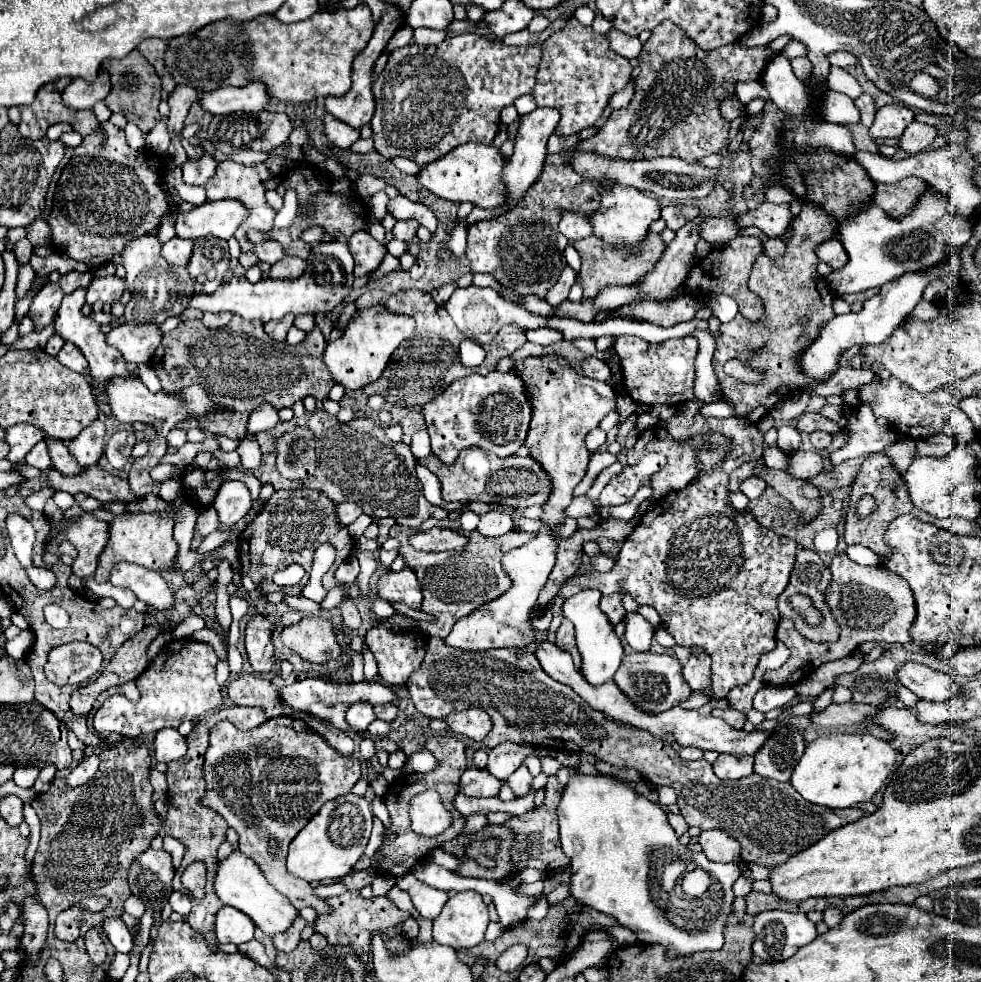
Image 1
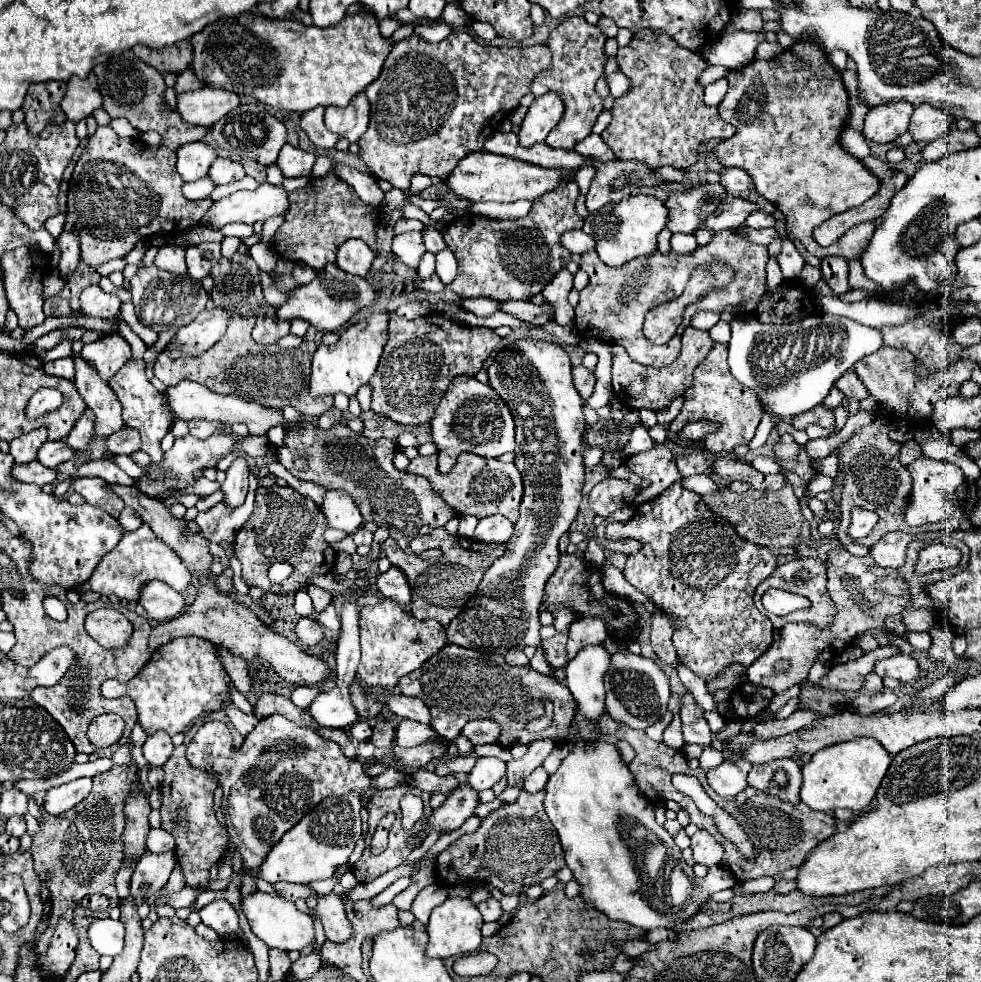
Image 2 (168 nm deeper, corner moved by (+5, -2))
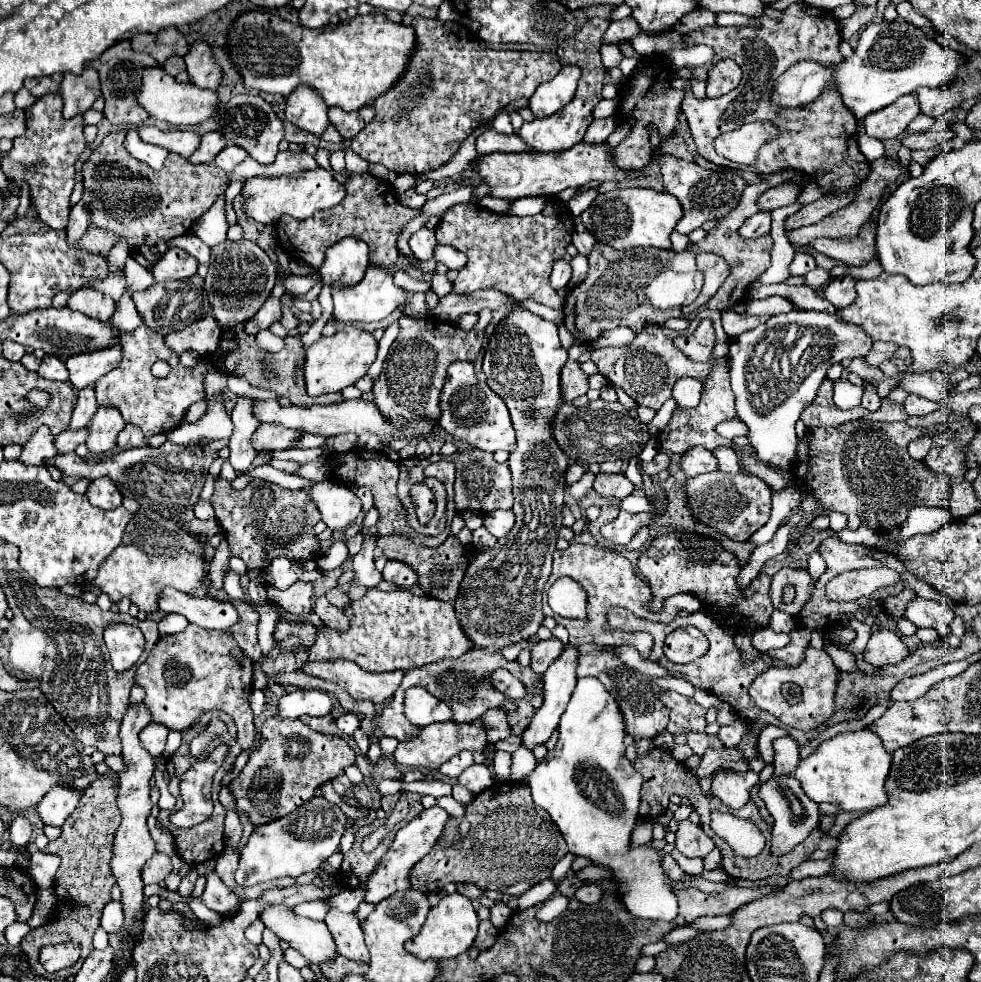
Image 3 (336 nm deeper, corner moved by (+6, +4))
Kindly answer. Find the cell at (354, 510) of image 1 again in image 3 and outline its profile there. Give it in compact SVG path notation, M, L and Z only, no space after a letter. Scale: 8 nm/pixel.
M322 480L318 484L302 488L308 492L310 500L318 506L322 514L322 522L330 530L344 530L362 510L360 498L344 484L336 484L332 480Z

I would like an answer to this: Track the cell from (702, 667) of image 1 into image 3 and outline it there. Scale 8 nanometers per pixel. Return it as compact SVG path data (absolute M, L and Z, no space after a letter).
M686 732L684 736L688 740L688 746L698 756L702 756L706 748L722 748L722 742L718 740L718 736L712 736L712 734L706 734L706 732Z

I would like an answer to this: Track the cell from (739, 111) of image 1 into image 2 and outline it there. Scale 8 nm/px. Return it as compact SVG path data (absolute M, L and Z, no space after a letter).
M799 40L771 60L753 58L747 66L729 70L725 78L729 82L729 90L721 100L721 118L733 124L737 132L729 140L721 140L719 146L713 148L715 160L725 168L741 168L749 174L757 186L757 192L775 202L777 208L785 214L785 232L789 240L799 240L809 254L821 260L827 256L859 260L861 252L875 232L875 222L863 222L849 228L835 244L827 248L817 246L817 242L813 242L811 238L815 226L839 212L861 206L879 190L879 178L871 170L867 170L861 160L845 152L839 144L839 134L847 126L849 96L843 86L841 74L831 66L825 50L813 40Z

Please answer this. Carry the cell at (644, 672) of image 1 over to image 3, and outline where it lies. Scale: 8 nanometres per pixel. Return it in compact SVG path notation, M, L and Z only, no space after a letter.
M612 650L580 654L576 672L578 672L578 678L580 676L596 676L608 688L608 692L616 700L618 708L624 712L626 732L632 738L652 738L658 732L666 730L666 724L668 724L668 714L664 714L666 706L656 698L656 692L654 692L648 676L644 676L638 670L620 662L620 658Z

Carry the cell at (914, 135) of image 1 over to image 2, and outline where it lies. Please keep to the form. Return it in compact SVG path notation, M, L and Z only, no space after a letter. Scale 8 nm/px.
M921 104L915 108L909 124L909 132L913 134L915 142L929 142L945 134L953 124L953 118L931 104Z

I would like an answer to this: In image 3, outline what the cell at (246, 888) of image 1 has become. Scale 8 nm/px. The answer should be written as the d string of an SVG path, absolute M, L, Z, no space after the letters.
M268 904L260 912L260 920L278 936L278 940L284 940L298 950L308 964L322 964L336 956L332 934L320 920L298 916L286 904Z

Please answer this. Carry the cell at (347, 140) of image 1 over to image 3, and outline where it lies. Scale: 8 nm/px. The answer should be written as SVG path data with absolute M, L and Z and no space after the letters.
M300 86L296 92L292 92L292 96L286 98L286 120L314 136L322 136L328 128L330 122L326 112L328 106L324 100L308 86Z

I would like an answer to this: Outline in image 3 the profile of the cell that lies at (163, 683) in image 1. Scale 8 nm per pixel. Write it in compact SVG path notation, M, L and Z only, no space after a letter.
M188 624L186 630L162 636L148 658L138 664L134 682L146 690L144 704L152 714L152 722L164 724L168 730L190 728L204 712L222 710L242 726L240 746L248 750L254 740L254 714L248 704L248 694L252 690L252 666L254 662L244 656L236 640L226 632L202 630L200 626Z

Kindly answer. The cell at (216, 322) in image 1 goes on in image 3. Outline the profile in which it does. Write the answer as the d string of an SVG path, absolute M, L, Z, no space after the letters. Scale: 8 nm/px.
M204 316L202 320L196 320L188 328L182 328L178 332L170 332L164 336L168 348L176 352L178 356L182 352L196 352L200 356L208 356L216 350L220 340L220 324L212 316Z

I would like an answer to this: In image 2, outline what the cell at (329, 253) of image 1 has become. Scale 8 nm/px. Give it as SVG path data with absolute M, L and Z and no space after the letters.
M335 264L325 266L325 270L319 270L317 276L319 280L313 280L311 284L299 286L293 290L289 300L281 308L277 308L277 318L289 320L289 322L295 318L301 318L301 320L307 320L311 326L315 326L321 332L333 332L341 328L343 324L347 324L349 320L353 320L353 316L359 310L373 306L373 302L379 298L379 290L373 290L369 280L361 276L345 274L337 270Z

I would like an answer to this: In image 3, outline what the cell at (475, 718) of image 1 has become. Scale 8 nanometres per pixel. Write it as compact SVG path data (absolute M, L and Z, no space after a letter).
M488 710L480 716L480 720L484 720L484 730L486 730L488 742L496 744L498 740L510 736L510 726L506 722L504 710Z

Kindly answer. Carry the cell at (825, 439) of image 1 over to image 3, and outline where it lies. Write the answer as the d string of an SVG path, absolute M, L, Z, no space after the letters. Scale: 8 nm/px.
M866 382L866 386L864 386L864 396L862 396L862 408L870 410L870 412L876 412L876 410L880 408L880 396L876 394L876 390L874 390L874 388L870 388L870 386L868 386L868 382Z

